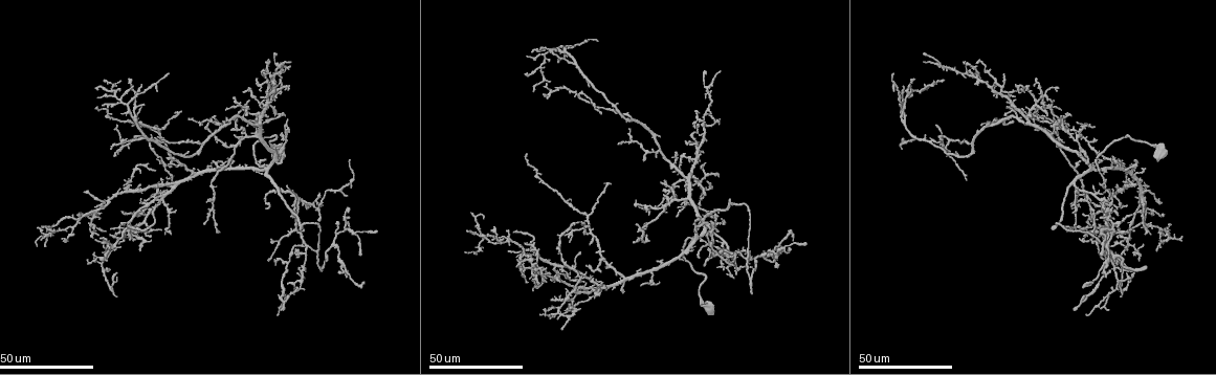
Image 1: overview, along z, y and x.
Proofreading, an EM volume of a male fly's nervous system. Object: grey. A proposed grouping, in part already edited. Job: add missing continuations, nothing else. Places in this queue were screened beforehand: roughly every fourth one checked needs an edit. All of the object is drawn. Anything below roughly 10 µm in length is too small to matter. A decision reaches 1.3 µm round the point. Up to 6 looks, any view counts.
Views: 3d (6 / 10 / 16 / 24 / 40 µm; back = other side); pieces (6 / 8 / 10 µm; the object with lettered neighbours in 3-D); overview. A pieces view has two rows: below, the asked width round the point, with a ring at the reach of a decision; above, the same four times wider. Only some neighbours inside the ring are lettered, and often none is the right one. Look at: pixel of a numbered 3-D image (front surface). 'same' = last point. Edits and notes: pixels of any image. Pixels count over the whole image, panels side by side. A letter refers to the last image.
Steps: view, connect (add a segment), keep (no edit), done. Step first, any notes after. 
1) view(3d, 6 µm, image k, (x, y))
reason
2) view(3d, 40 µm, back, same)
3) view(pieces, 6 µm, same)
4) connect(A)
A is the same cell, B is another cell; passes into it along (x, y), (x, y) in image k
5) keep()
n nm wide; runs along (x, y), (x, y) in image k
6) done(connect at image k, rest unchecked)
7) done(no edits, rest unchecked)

view(3d, 24 µm, image 1, (661, 182))
tapers out

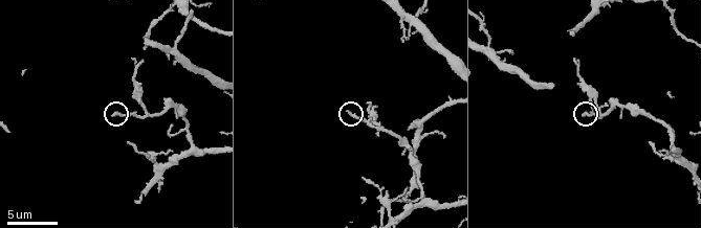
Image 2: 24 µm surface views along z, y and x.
view(pieces, 10 µm, image 2, (114, 115))

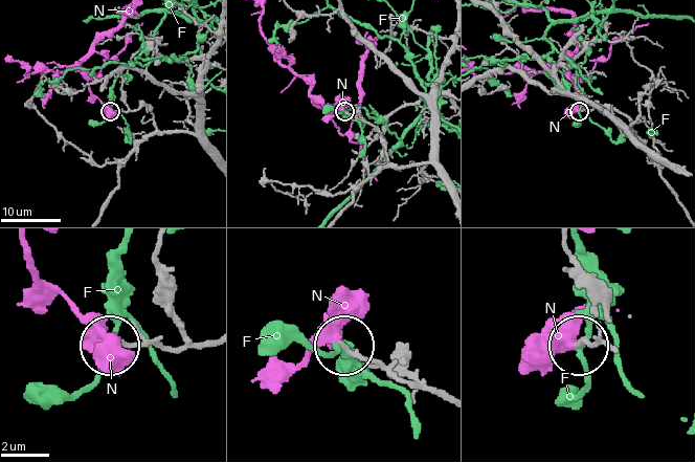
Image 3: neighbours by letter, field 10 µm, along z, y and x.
keep()
F and N are other cells; runs along (443, 398), (401, 381), (349, 346) in image 3; no lettered segment goes on from it

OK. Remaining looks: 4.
view(3d, 24 µm, image 1, (154, 169))
long arm stops here

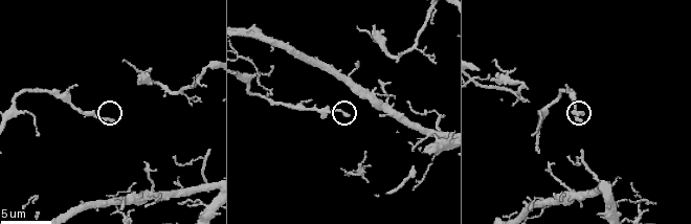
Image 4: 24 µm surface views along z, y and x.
view(pieces, 6 µm, image 4, (579, 119))
what lies round it

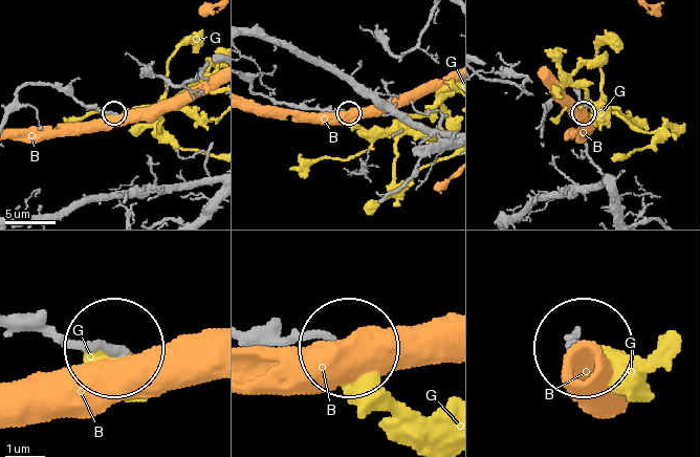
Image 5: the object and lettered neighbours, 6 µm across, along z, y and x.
keep()
B and G are other cells; no lettered segment goes on from it

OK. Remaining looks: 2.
view(3d, 40 µm, image 1, (1074, 214))
end of a long branch

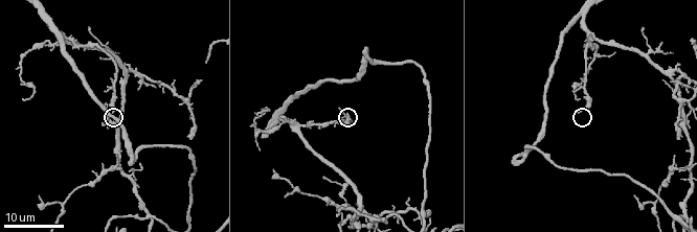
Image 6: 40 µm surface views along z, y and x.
view(pieces, 8 µm, image 6, (580, 111))

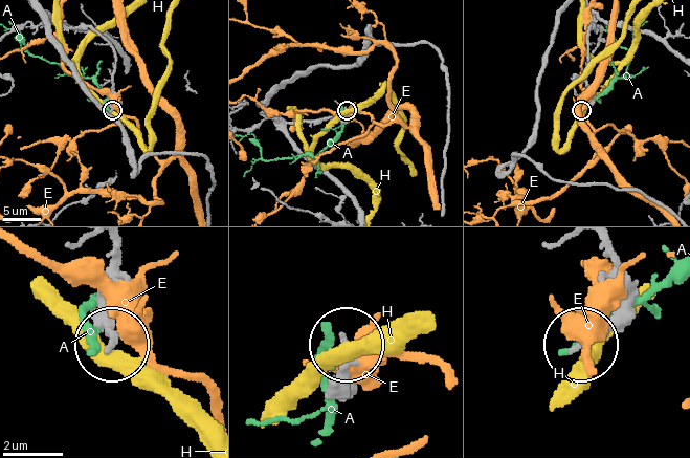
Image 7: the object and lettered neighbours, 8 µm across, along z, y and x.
keep()
A, E and H are other cells; runs along (64, 23), (70, 28), (93, 28), (113, 50), (112, 108) in image 7; no lettered segment goes on from it

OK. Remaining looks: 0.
done(no edits, rest unchecked)

